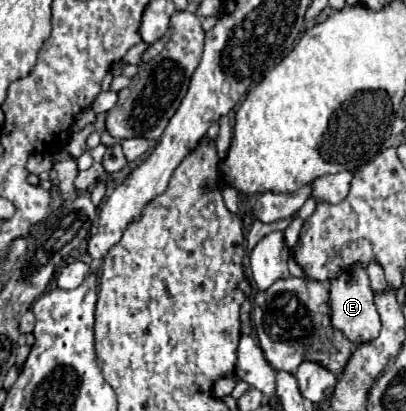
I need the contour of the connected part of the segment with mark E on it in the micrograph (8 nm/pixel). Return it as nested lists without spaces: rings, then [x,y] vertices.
[[[352,268],[344,276],[330,282],[330,306],[332,306],[332,326],[342,330],[344,336],[354,346],[370,342],[380,334],[382,324],[374,304],[374,290],[370,286],[370,278],[364,268]]]

